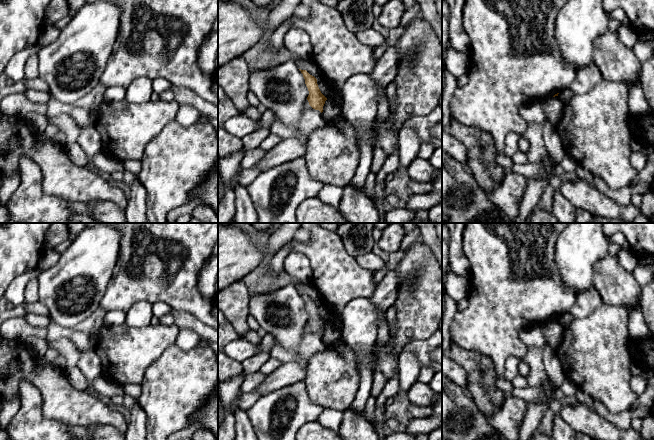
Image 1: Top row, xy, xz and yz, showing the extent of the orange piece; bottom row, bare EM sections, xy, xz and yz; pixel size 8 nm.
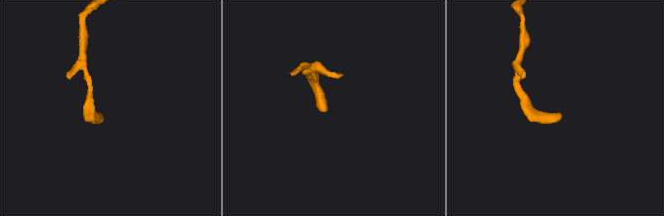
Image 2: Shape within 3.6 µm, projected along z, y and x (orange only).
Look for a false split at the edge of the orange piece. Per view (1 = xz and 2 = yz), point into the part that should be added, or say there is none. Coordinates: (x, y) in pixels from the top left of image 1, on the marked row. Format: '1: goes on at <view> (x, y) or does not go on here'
1: does not go on here
2: does not go on here

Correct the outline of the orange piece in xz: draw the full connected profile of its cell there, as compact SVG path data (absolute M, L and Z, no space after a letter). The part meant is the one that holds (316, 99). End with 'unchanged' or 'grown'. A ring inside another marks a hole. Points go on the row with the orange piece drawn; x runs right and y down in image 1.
M301 69L299 70L303 74L303 77L305 79L305 84L309 91L309 95L307 97L309 105L313 109L319 110L322 113L323 106L327 98L321 93L317 84L317 79L314 76L310 75L306 70L301 70Z; unchanged

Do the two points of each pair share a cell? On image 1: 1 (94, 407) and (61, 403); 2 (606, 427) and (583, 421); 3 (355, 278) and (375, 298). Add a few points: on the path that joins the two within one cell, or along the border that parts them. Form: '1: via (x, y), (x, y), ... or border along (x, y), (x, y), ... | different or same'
1: via (86, 407), (73, 407), (69, 405) | same
2: via (600, 427), (596, 427), (589, 422) | same
3: border along (377, 284), (374, 291), (368, 297) | different

